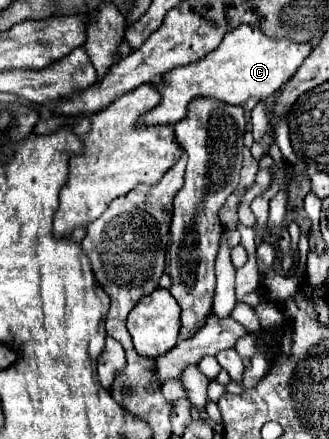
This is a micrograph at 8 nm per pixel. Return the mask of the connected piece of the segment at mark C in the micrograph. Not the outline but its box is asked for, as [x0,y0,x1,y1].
[141,24,311,124]

